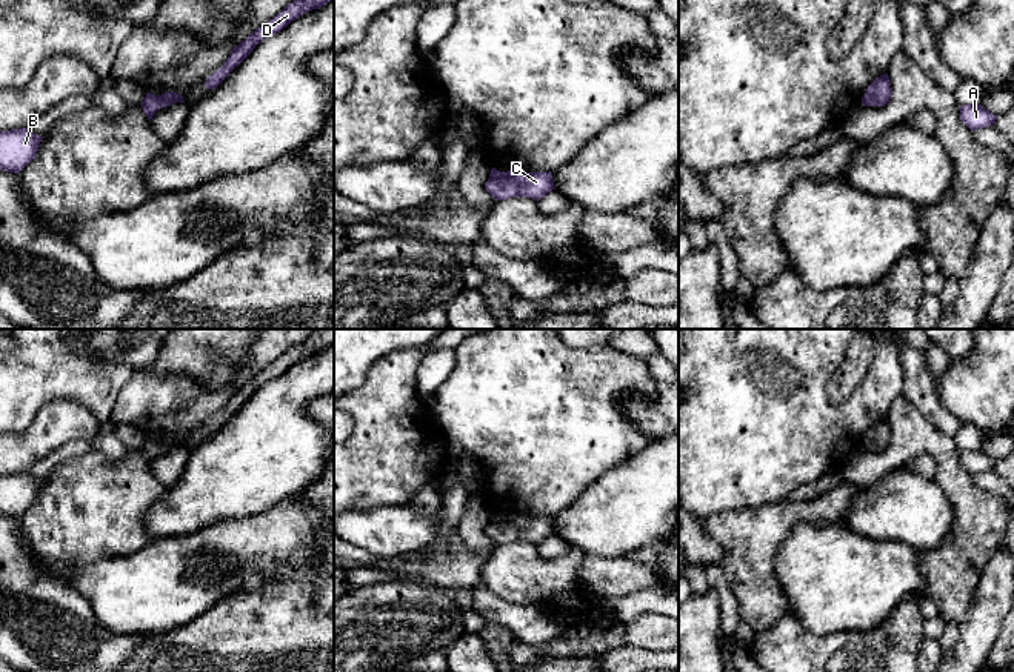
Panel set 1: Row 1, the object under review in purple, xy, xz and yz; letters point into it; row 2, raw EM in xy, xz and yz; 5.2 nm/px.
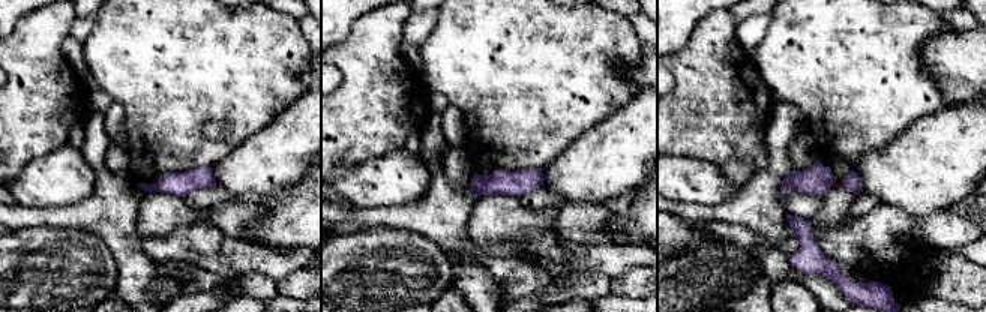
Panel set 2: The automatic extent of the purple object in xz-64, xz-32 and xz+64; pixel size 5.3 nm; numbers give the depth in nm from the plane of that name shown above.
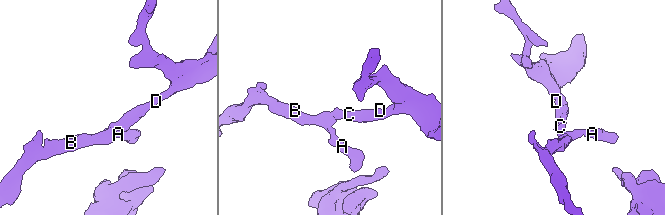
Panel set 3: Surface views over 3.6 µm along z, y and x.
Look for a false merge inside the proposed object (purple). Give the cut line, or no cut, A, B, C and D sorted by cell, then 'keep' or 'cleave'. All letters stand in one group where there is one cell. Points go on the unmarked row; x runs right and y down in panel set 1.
cut none; groups A B C D; keep

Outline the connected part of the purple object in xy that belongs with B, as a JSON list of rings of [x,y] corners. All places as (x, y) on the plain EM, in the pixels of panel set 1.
[[[26,472],[0,477],[0,514],[18,518],[38,495],[42,480]]]

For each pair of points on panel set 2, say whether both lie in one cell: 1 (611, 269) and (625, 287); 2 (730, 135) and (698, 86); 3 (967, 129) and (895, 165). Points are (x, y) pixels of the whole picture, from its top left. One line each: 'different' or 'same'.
1: different
2: same
3: same

